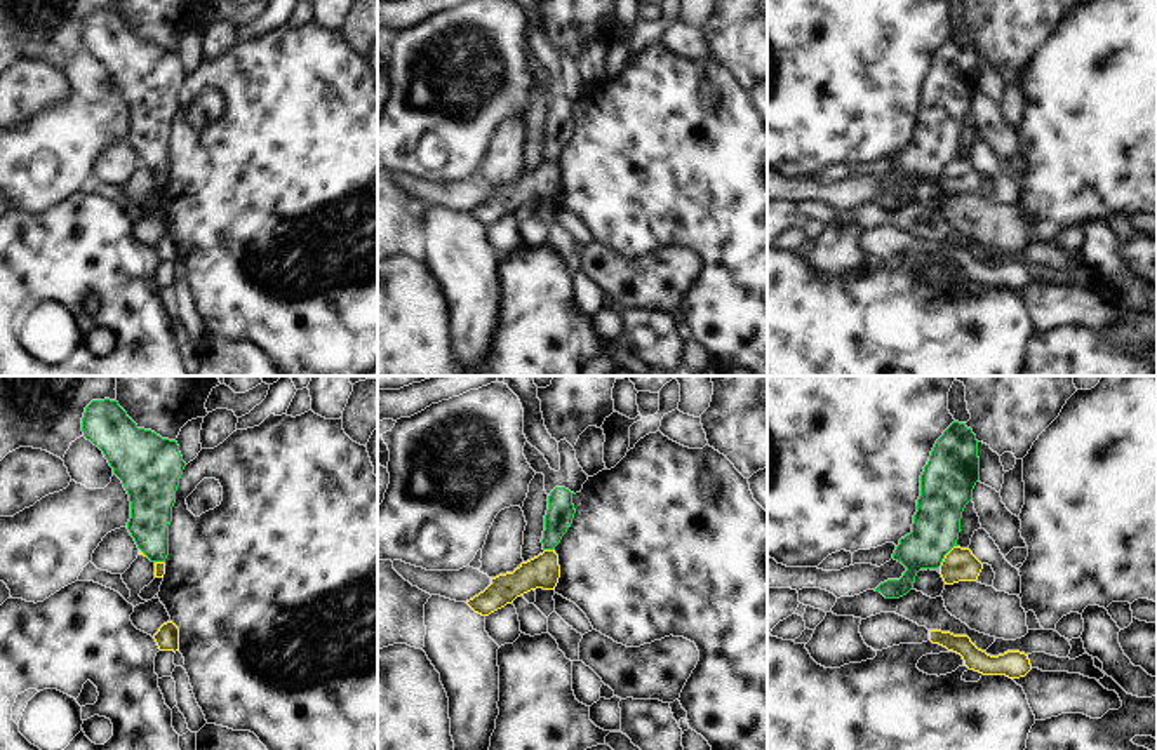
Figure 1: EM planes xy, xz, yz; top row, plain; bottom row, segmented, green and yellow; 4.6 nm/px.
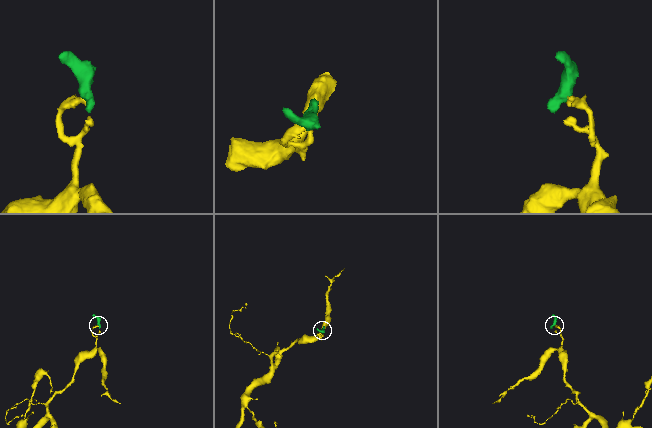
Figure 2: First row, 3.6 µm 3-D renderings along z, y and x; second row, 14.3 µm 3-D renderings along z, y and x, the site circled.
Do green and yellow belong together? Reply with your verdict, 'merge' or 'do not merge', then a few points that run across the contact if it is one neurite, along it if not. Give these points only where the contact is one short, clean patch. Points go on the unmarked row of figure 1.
do not merge; line yz (956, 155), (938, 176)

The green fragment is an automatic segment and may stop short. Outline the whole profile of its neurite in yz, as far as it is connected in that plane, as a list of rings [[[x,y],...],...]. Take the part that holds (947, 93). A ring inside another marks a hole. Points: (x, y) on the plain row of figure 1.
[[[953,31],[936,50],[929,71],[920,85],[920,106],[913,125],[912,143],[900,150],[893,169],[906,181],[900,190],[880,193],[875,202],[886,209],[900,209],[913,200],[915,186],[920,179],[938,179],[945,165],[957,157],[960,129],[966,115],[973,110],[973,99],[980,90],[978,50],[971,38]]]

